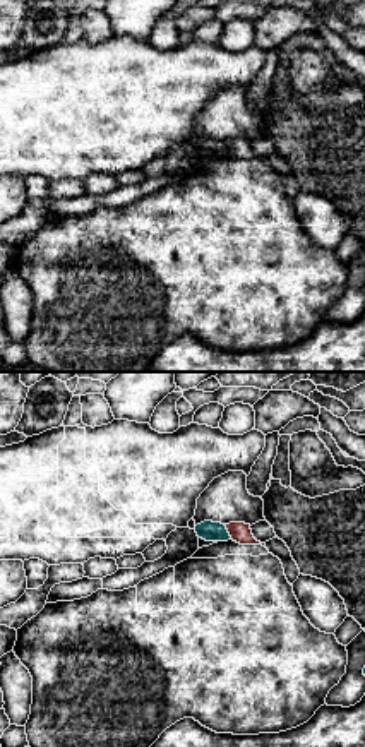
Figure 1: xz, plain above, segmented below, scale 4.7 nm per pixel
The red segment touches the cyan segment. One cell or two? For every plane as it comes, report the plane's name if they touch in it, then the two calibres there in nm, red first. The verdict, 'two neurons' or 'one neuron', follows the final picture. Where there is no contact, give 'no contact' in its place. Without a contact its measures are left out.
meets red in xz; 90 nm thick on the red side, 100 nm on the other

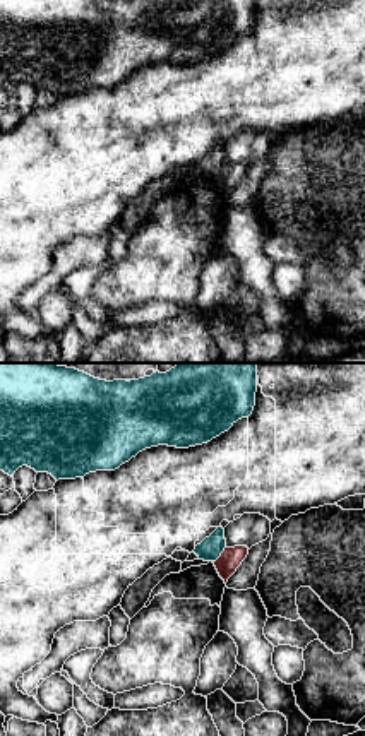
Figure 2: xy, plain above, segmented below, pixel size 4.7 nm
meets red in xy; 100 nm thick on the red side, 110 nm on the other

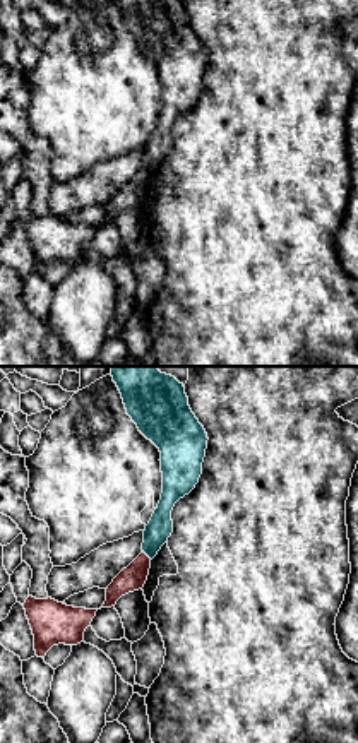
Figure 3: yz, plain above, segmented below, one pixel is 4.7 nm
meets red in yz; 120 nm thick on the red side, 120 nm on the other

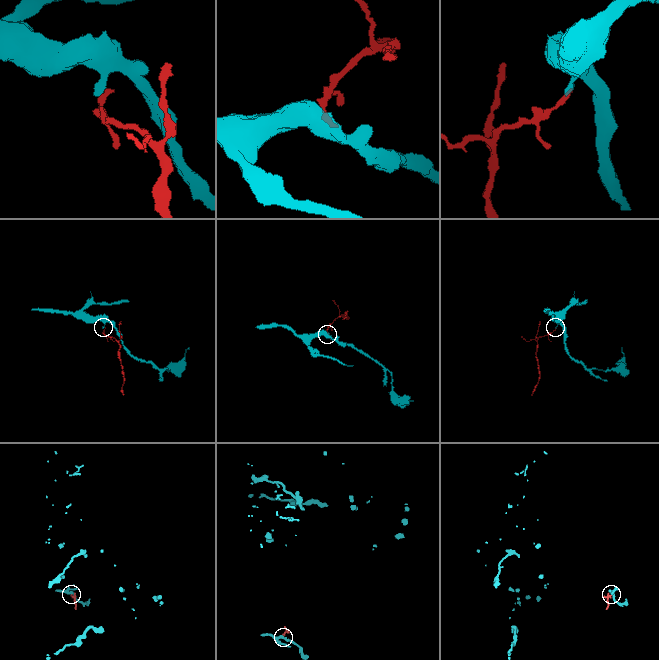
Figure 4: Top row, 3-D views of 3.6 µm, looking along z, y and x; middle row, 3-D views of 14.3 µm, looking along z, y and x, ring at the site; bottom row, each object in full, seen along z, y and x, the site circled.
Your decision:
two neurons

